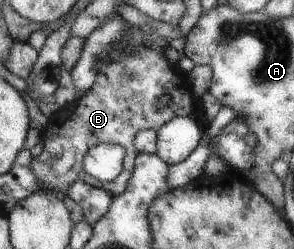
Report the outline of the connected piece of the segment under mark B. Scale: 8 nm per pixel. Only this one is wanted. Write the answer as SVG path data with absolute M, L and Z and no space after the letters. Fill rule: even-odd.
M129 26L126 36L117 43L112 43L108 50L113 50L100 57L96 65L96 77L91 88L88 88L77 100L60 107L56 116L52 119L53 124L45 128L45 132L40 133L40 142L43 149L37 156L31 157L30 167L35 178L40 182L41 191L51 191L55 196L63 198L66 188L74 181L90 184L109 191L113 196L123 192L127 181L132 173L136 150L134 149L134 134L141 129L159 130L162 124L175 117L188 117L197 113L193 109L191 102L191 91L185 84L181 71L163 55L163 48L167 47L168 41L165 38L157 37L156 34L141 31L135 26ZM129 45L137 46L136 51L129 49ZM159 93L167 94L169 102L159 110L153 110L153 102L159 96ZM99 143L109 145L119 145L124 148L125 154L122 158L121 172L113 179L107 182L101 182L91 178L83 170L82 158L89 148Z

